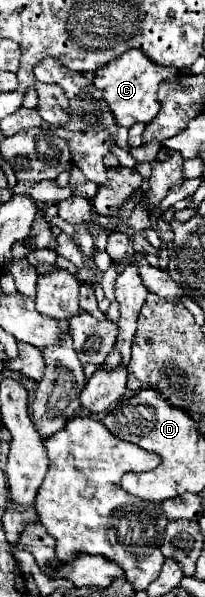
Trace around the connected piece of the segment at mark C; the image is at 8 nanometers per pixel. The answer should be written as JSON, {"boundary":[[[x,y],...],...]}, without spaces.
{"boundary":[[[127,50],[123,52],[119,58],[111,60],[107,66],[99,68],[95,72],[93,84],[95,88],[103,90],[103,100],[107,102],[109,110],[113,112],[113,118],[119,126],[131,128],[135,122],[151,122],[157,112],[159,112],[159,104],[157,104],[157,88],[163,80],[173,78],[177,74],[175,68],[167,68],[167,66],[159,66],[153,64],[151,60],[147,60],[147,56],[141,56],[141,52],[137,50]]]}

